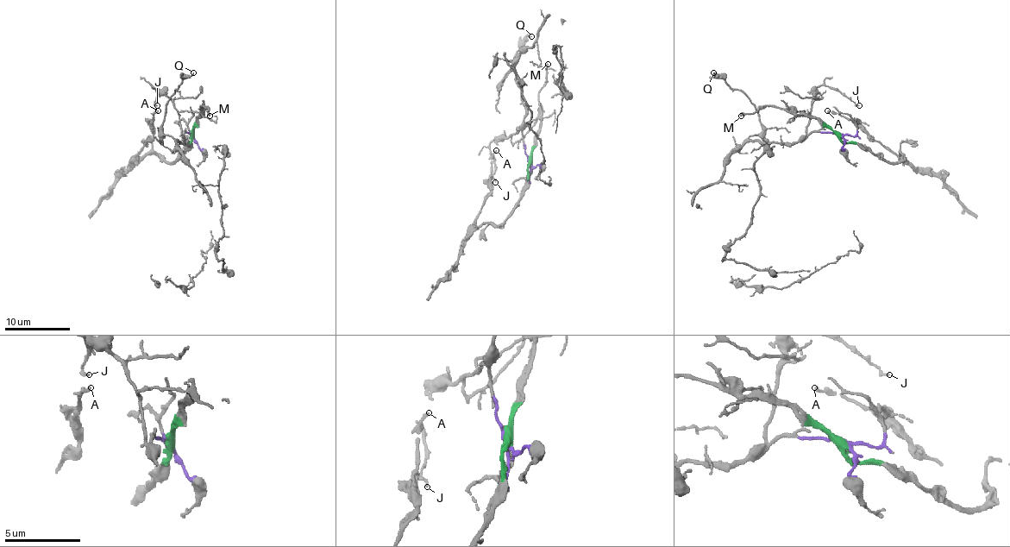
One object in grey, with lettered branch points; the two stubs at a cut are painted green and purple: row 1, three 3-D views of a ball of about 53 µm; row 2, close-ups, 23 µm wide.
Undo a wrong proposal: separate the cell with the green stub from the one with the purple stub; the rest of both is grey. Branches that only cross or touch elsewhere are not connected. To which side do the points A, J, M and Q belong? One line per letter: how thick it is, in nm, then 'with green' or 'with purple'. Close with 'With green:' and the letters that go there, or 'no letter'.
A: calibre 160 nm; with green
J: calibre 180 nm; with purple
M: calibre 240 nm; with green
Q: calibre 170 nm; with purple
With green: A, M

